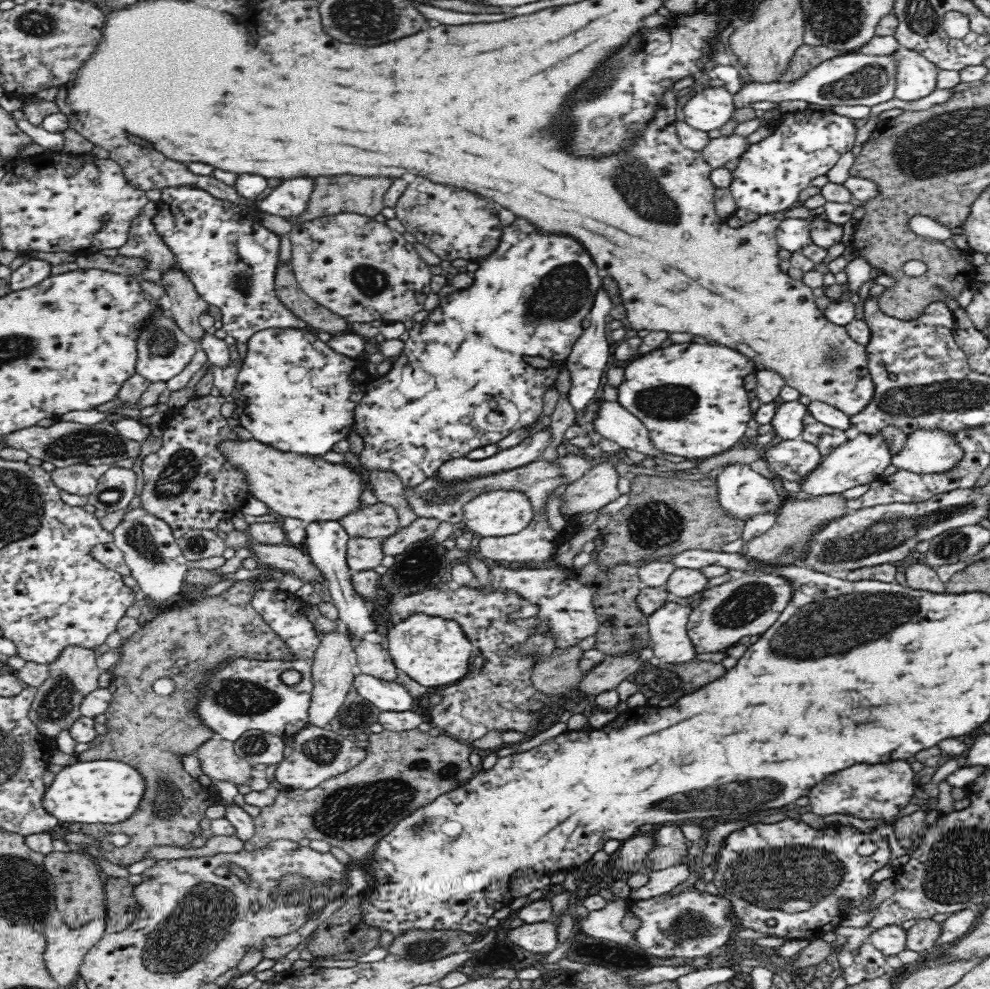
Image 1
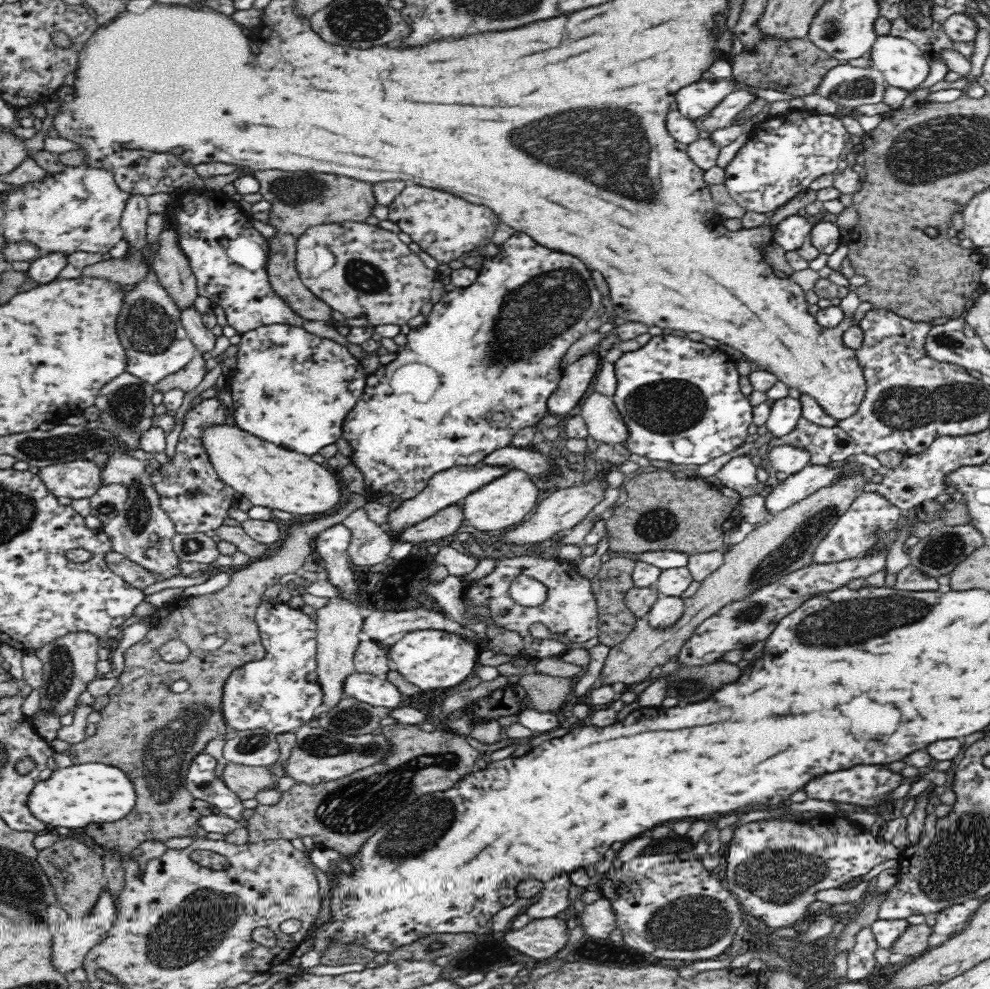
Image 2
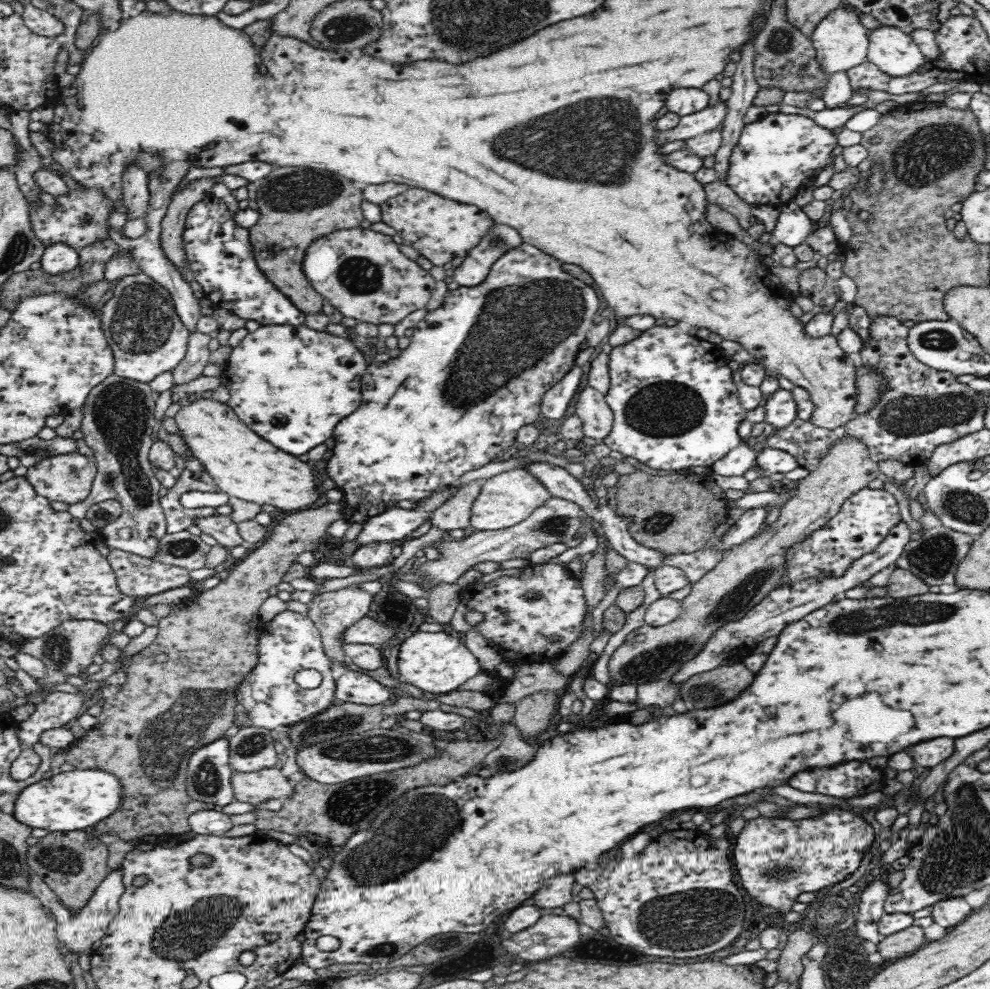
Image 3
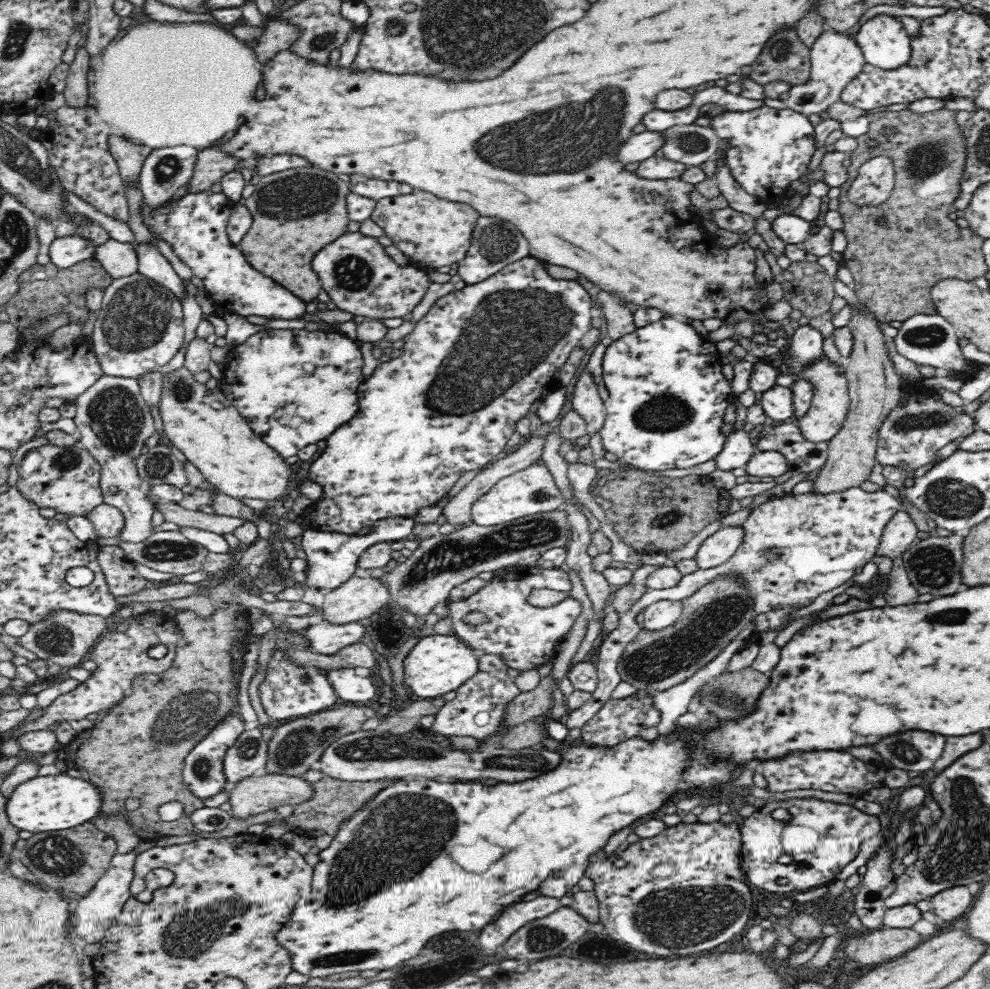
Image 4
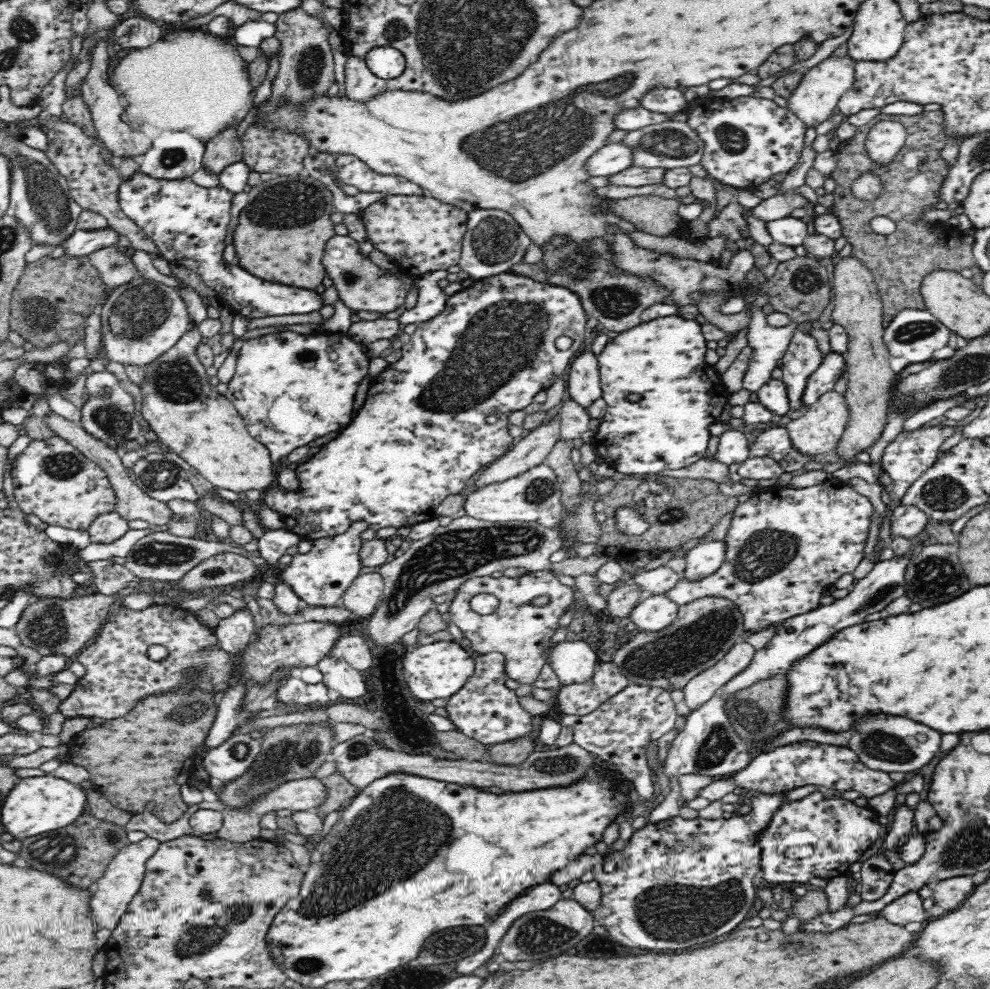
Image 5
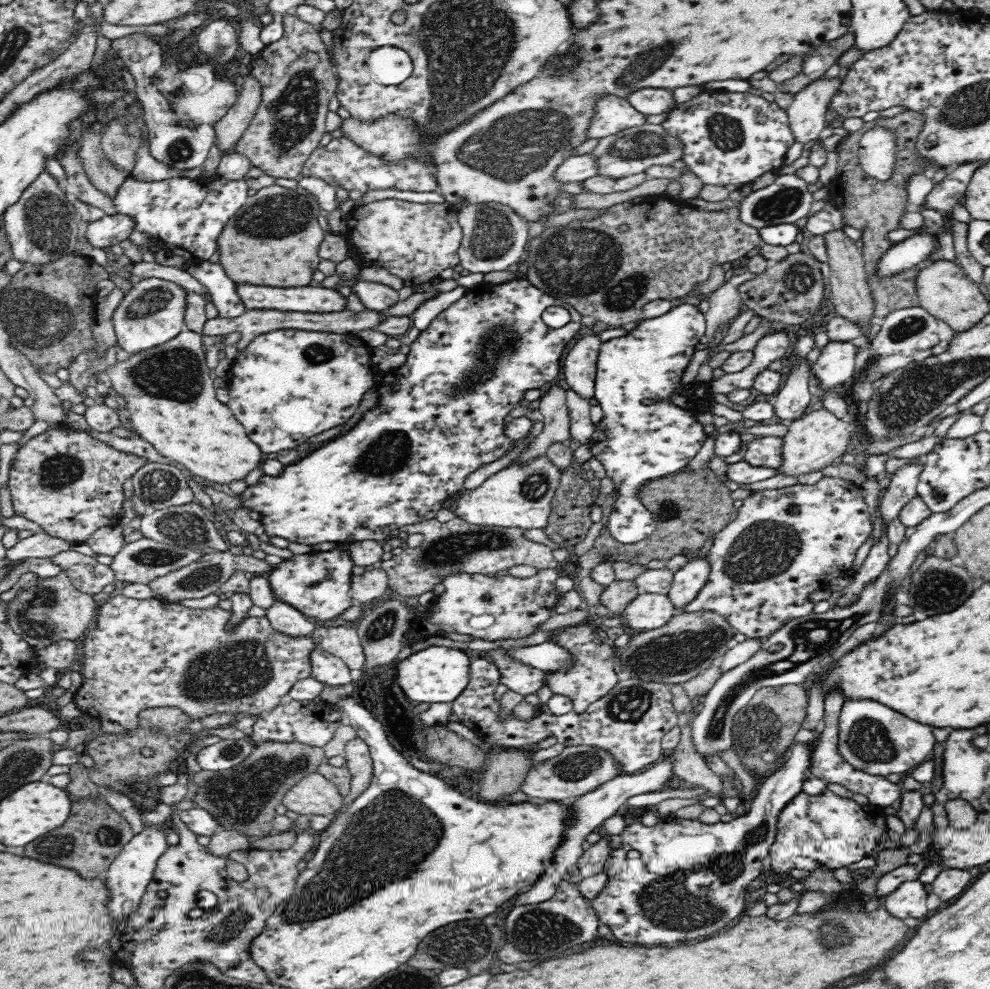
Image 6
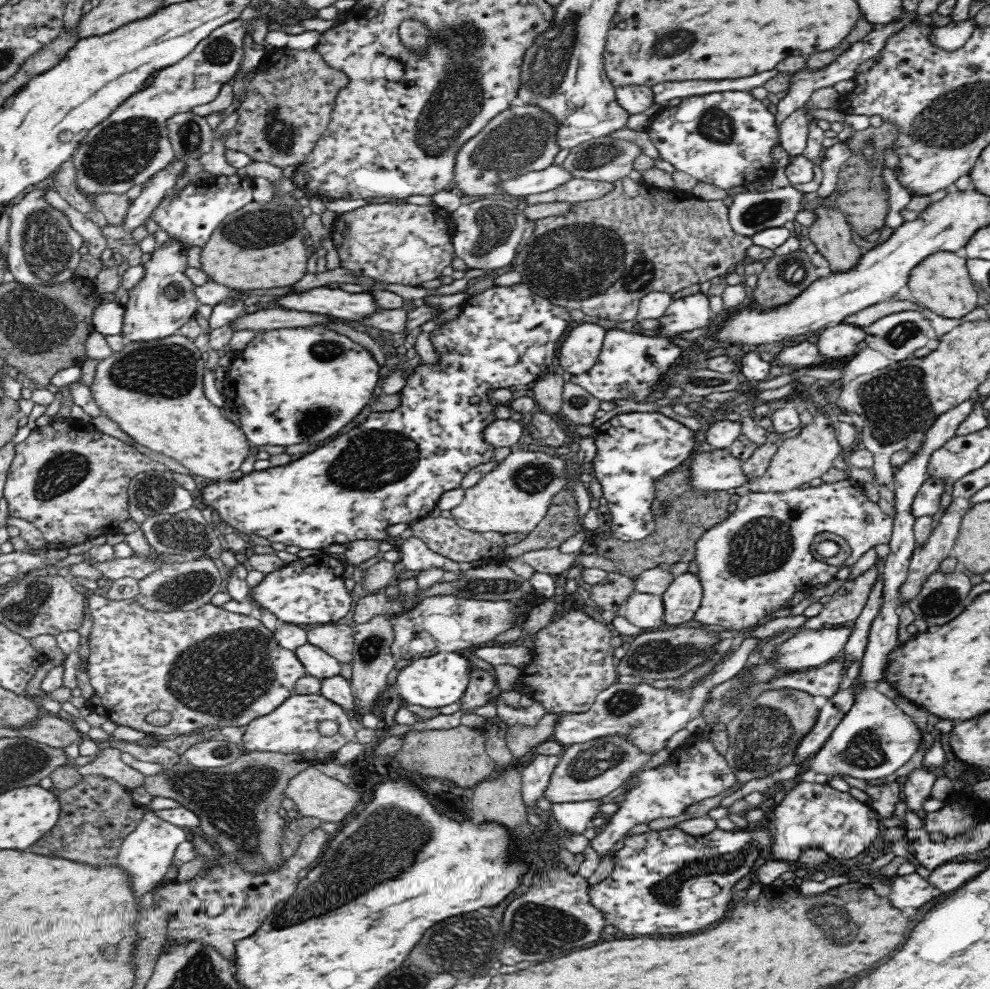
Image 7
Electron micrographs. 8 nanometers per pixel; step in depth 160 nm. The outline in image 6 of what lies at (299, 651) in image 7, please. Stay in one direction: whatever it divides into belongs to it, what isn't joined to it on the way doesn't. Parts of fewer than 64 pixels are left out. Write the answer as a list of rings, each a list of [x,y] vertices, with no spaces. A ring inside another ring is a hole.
[[[319,645],[310,652],[311,677],[332,686],[348,684],[356,675],[337,656],[330,654]]]

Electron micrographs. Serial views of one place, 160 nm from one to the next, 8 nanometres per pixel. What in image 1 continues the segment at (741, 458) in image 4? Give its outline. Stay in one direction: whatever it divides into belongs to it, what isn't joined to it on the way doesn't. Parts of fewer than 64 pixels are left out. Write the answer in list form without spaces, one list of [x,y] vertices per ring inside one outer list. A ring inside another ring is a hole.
[[[726,464],[720,468],[716,485],[718,489],[719,503],[727,510],[728,516],[739,518],[740,520],[748,520],[754,514],[760,512],[779,512],[779,508],[783,504],[786,496],[775,480],[769,480],[758,472],[752,470],[749,464]]]

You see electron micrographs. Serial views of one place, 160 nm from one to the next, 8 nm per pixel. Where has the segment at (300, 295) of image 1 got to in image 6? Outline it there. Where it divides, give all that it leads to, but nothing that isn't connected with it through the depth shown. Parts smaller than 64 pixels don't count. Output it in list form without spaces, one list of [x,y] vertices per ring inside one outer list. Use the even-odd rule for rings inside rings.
[[[277,184],[257,190],[218,236],[218,263],[226,276],[236,285],[290,288],[310,284],[312,270],[320,262],[318,248],[326,235],[318,223],[320,209],[314,195],[300,184],[295,190]]]

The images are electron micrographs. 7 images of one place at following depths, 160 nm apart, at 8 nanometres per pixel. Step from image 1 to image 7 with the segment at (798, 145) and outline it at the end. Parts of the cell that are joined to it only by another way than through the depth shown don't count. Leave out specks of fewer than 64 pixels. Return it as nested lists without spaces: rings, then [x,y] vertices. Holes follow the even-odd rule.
[[[712,92],[710,94],[683,98],[677,106],[661,107],[660,111],[650,118],[650,124],[644,128],[644,131],[648,133],[650,141],[655,146],[656,150],[658,150],[660,158],[666,160],[666,162],[670,162],[670,164],[674,166],[675,170],[686,172],[700,182],[718,185],[720,188],[727,191],[734,188],[734,186],[746,186],[748,183],[757,182],[761,178],[766,178],[766,176],[773,176],[773,172],[775,171],[772,168],[772,148],[774,148],[774,144],[779,141],[779,130],[778,126],[776,126],[776,119],[774,118],[774,114],[770,113],[770,111],[766,109],[762,100],[754,97],[751,92]]]

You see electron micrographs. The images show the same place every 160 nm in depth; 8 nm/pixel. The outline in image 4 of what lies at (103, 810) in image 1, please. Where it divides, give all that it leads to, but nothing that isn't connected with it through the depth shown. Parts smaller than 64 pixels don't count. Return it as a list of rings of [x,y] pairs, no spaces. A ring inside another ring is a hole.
[[[62,773],[58,776],[38,776],[20,784],[7,799],[6,814],[18,831],[51,833],[91,822],[101,813],[100,804],[102,796],[94,784]]]

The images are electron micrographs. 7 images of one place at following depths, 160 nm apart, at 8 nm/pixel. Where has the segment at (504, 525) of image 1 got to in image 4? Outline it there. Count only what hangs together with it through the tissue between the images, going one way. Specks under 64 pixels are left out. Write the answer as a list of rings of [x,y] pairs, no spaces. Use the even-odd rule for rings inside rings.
[[[543,464],[530,465],[497,482],[471,506],[471,520],[479,525],[501,525],[511,520],[540,513],[552,513],[564,502],[562,491],[550,469]]]

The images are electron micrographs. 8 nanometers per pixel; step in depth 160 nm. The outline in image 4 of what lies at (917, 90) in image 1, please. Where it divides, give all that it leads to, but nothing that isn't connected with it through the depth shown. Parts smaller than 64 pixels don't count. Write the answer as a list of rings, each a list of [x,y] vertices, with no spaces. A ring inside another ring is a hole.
[[[887,14],[873,16],[854,36],[864,60],[884,70],[894,70],[910,60],[911,36],[900,19]]]

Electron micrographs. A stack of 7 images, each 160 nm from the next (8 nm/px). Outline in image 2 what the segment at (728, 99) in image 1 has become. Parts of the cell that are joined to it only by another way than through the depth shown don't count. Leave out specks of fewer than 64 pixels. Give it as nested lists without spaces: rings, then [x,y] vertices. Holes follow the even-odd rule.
[[[729,79],[726,83],[715,81],[714,84],[704,84],[700,82],[700,84],[686,86],[676,94],[677,110],[689,119],[698,118],[730,94],[734,90],[732,87],[734,82],[736,81]]]

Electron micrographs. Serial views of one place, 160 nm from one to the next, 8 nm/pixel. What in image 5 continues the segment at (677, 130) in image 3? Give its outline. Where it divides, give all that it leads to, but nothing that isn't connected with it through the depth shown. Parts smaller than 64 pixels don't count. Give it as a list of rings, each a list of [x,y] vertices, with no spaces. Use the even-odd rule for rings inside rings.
[[[613,143],[598,148],[586,162],[584,170],[590,176],[612,176],[632,164],[632,150],[622,143]]]

